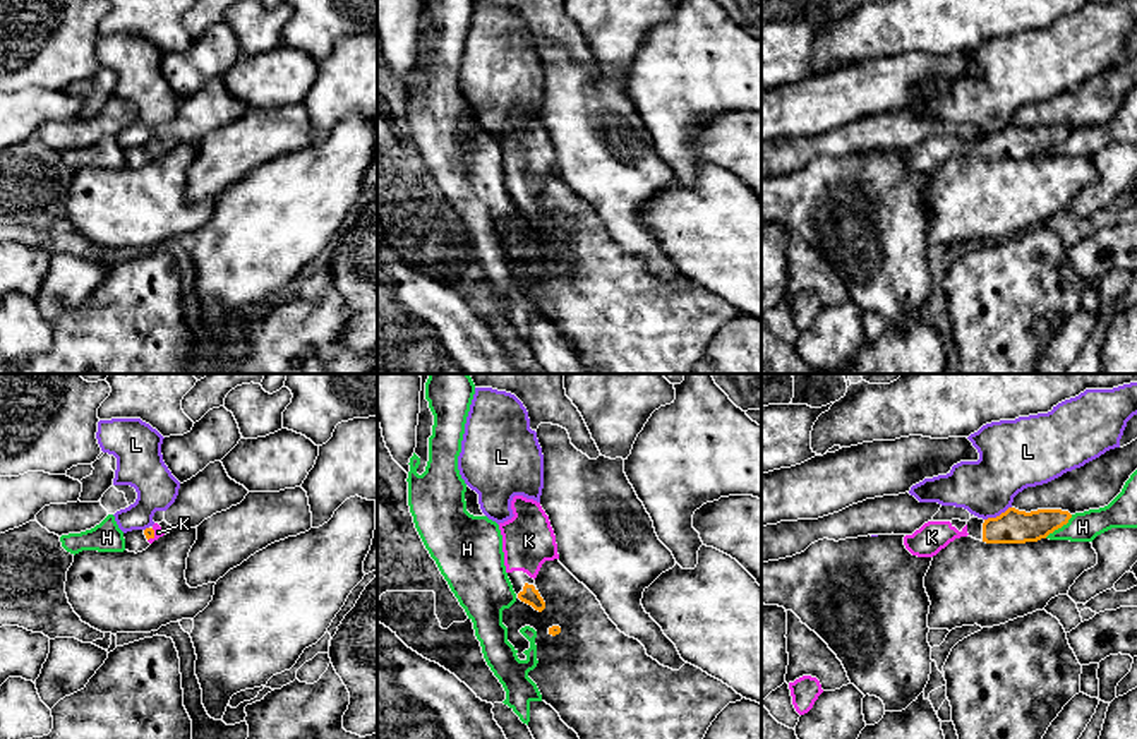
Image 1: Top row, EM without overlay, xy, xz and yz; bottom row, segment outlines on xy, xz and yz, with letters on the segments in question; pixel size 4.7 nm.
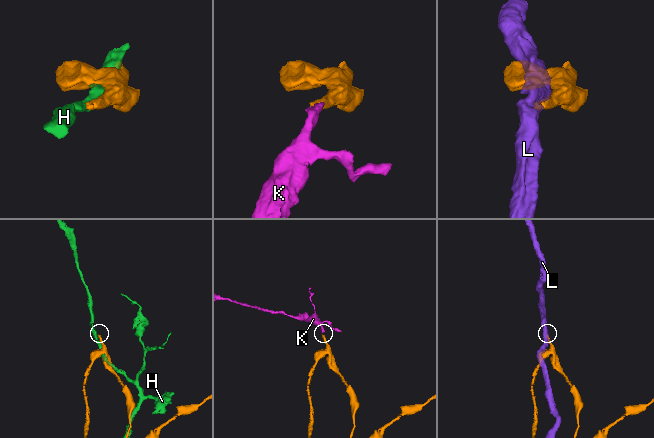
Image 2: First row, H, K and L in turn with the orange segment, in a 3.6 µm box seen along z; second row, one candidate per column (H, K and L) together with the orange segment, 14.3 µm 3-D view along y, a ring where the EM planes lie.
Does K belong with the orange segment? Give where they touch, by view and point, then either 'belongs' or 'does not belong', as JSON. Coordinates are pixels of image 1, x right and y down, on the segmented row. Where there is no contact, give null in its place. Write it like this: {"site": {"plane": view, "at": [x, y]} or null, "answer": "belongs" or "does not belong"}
{"site": {"plane": "xy", "at": [153, 535]}, "answer": "belongs"}

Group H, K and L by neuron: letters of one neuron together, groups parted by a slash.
H / K / L

